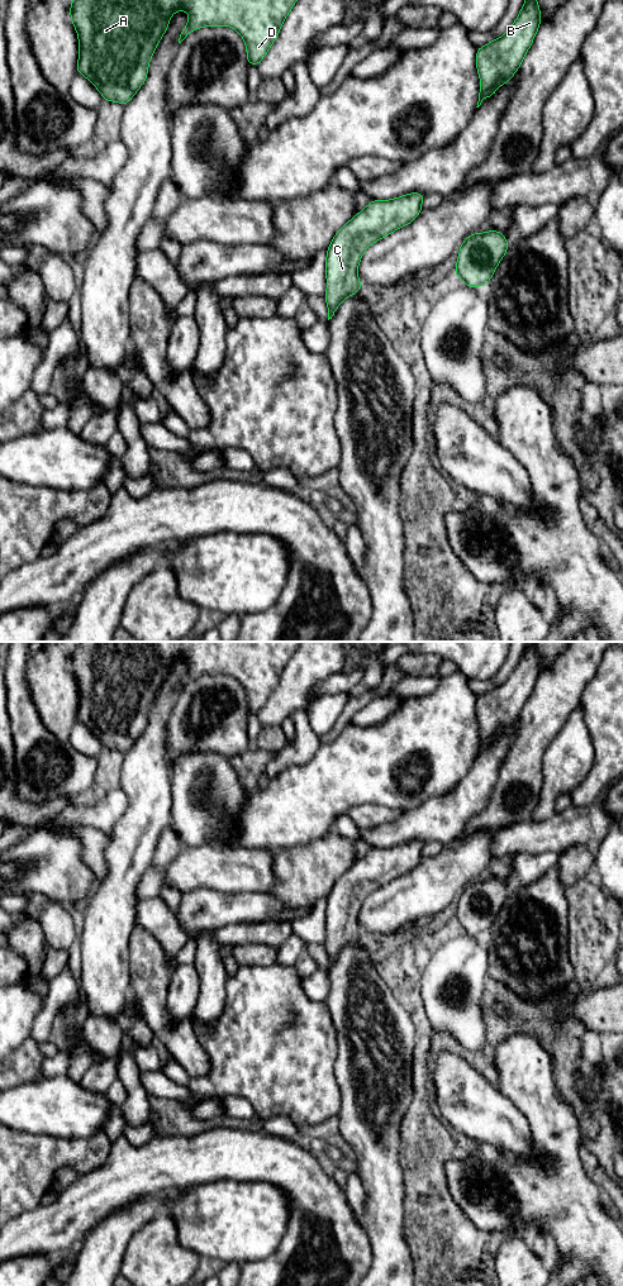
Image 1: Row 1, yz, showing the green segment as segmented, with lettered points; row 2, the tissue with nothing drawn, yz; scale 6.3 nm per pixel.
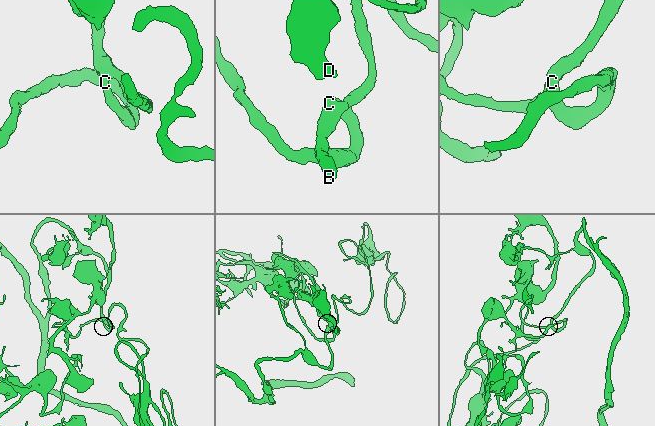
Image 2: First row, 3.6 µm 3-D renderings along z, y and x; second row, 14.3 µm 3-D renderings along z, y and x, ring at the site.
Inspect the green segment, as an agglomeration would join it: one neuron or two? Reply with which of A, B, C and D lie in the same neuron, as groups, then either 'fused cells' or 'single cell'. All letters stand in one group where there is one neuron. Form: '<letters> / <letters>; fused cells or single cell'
A B C D; single cell

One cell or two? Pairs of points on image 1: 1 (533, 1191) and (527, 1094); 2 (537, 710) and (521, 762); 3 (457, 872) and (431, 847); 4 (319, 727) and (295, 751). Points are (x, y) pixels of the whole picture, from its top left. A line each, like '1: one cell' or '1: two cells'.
1: one cell
2: one cell
3: two cells
4: two cells

